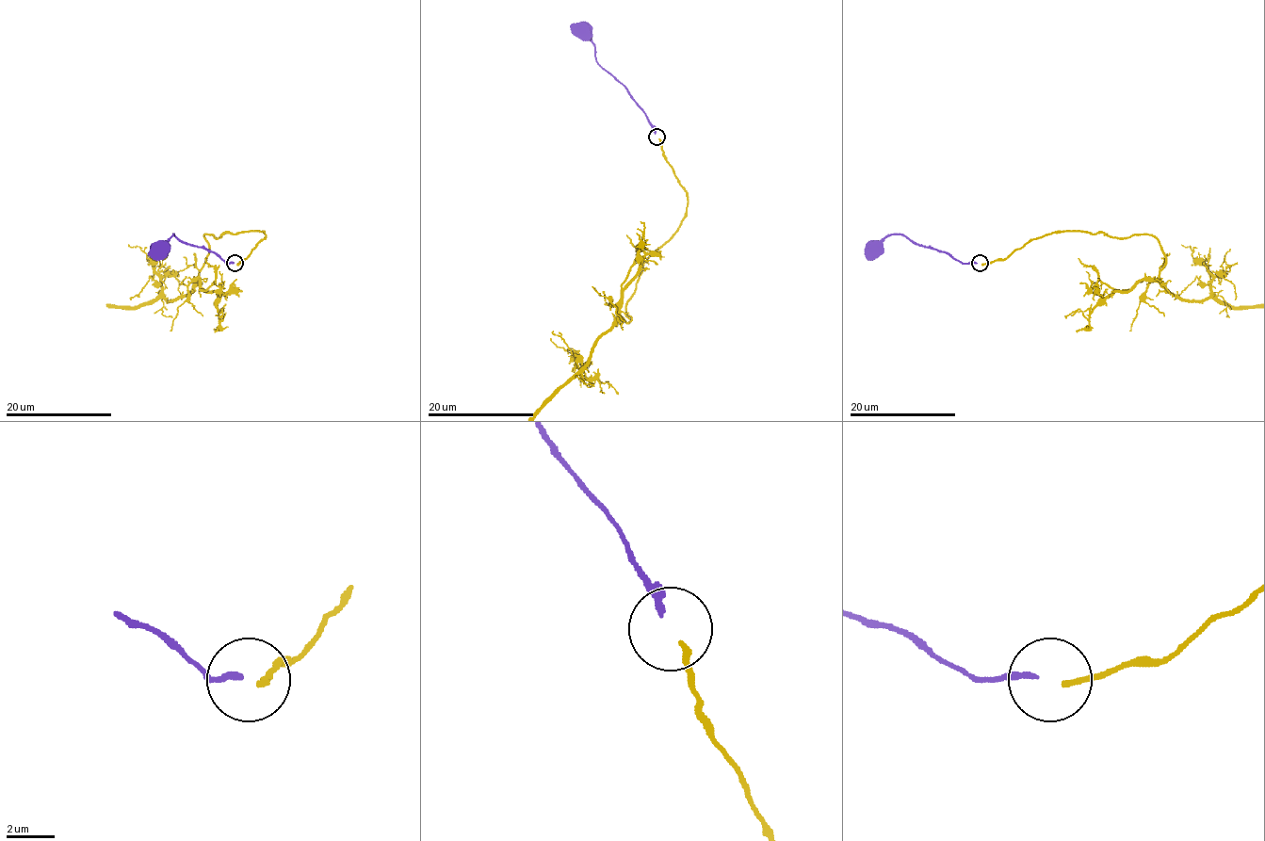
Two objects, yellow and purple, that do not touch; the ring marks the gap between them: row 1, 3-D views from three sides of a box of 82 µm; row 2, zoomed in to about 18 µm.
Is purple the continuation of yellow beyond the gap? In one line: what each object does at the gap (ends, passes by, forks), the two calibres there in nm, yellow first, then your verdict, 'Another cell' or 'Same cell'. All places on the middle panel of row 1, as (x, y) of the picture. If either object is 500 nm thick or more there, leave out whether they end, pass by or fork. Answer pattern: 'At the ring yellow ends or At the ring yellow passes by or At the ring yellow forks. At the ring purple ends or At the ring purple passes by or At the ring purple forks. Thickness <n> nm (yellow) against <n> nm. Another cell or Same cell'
At the ring yellow ends. At the ring purple ends. Thickness 240 nm (yellow) against 240 nm. Another cell

